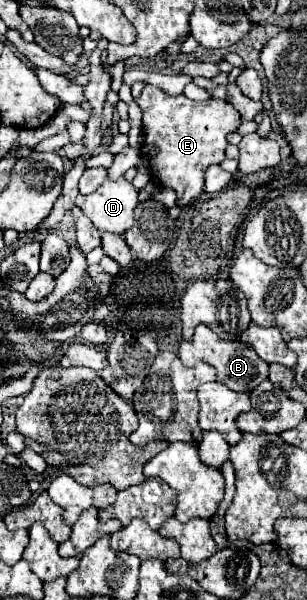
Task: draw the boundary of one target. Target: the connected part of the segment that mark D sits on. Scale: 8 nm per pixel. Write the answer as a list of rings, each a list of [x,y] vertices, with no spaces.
[[[124,177],[118,181],[106,179],[104,185],[82,203],[82,213],[98,231],[124,235],[134,223],[134,207],[138,205],[138,191]]]

